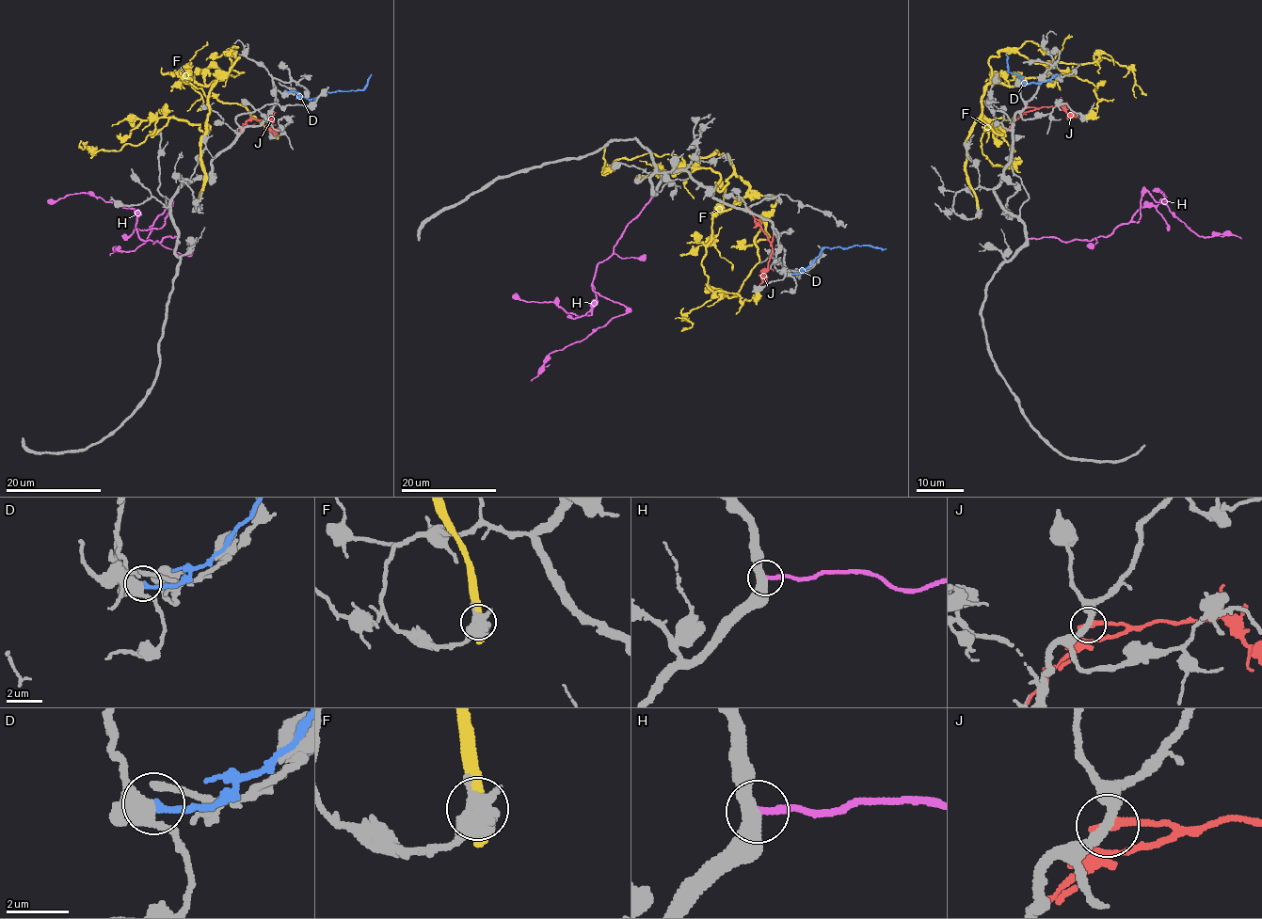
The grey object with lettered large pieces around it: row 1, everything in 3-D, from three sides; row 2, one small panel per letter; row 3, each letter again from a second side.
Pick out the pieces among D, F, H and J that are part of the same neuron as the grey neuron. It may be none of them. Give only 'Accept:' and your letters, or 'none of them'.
Accept: none of them

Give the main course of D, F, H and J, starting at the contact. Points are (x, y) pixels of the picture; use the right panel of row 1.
D: (1058, 76), (1055, 74), (1040, 83), (1025, 83), (1022, 77), (1007, 71), (1005, 54)
F: (978, 212), (966, 144), (991, 56), (1015, 52), (1044, 65), (1100, 55), (1131, 69), (1136, 98)
H: (1028, 238), (1092, 240), (1110, 233), (1121, 225), (1137, 222), (1147, 191), (1198, 235), (1241, 239)
J: (1025, 107), (1061, 106), (1078, 117)

